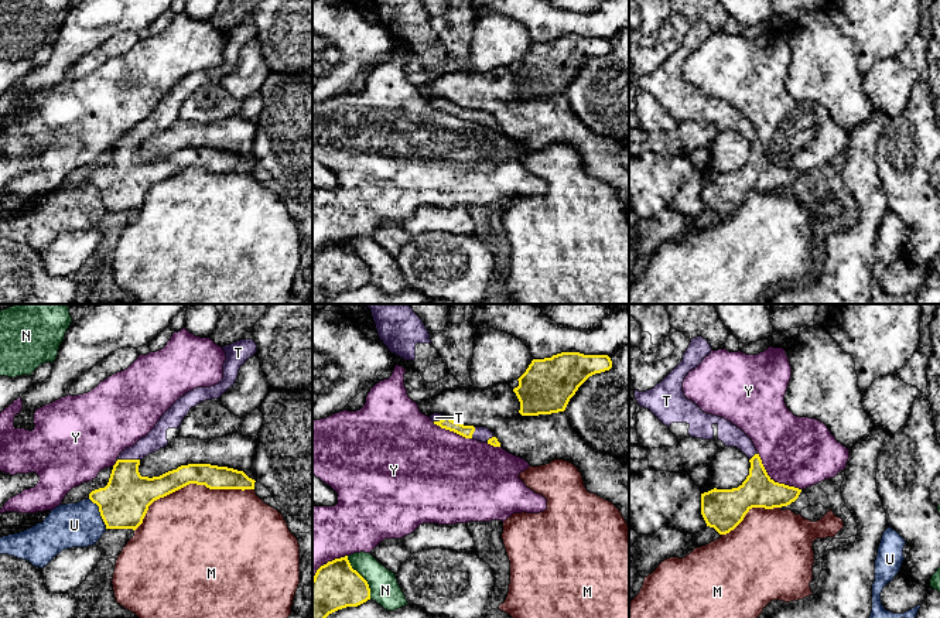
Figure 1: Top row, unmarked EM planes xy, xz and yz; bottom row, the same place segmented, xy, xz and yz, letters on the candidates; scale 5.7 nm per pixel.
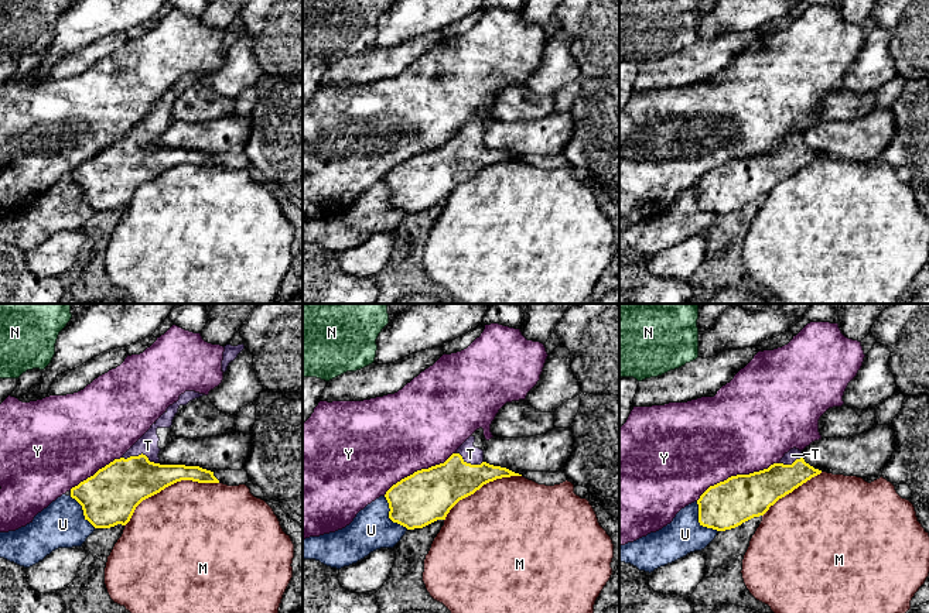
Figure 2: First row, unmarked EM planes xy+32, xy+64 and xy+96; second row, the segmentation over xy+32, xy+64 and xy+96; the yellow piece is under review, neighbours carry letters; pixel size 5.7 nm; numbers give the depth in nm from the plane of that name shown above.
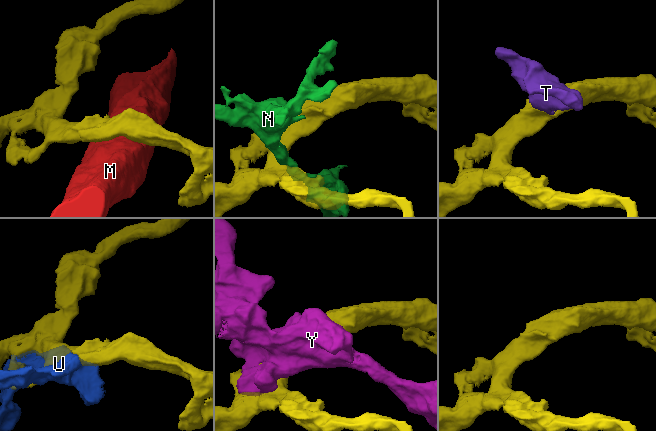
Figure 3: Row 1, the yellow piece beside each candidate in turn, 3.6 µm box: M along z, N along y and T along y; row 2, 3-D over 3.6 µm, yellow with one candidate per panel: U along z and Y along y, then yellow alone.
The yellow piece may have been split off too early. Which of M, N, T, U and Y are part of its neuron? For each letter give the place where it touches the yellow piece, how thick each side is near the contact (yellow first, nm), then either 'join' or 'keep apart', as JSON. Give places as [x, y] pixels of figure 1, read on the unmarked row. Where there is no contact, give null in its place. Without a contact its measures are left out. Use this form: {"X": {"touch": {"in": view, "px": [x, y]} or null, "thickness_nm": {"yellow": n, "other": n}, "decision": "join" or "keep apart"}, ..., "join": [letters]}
{"M": {"touch": {"in": "xy", "px": [188, 167]}, "thickness_nm": {"yellow": 150, "other": 460}, "decision": "keep apart"}, "N": {"touch": {"in": "xz", "px": [362, 260]}, "thickness_nm": {"yellow": 260, "other": 170}, "decision": "keep apart"}, "T": {"touch": {"in": "xy", "px": [129, 143]}, "thickness_nm": {"yellow": 280, "other": 110}, "decision": "join"}, "U": {"touch": {"in": "xy", "px": [99, 194]}, "thickness_nm": {"yellow": 280, "other": 260}, "decision": "keep apart"}, "Y": {"touch": {"in": "yz", "px": [772, 163]}, "thickness_nm": {"yellow": 190, "other": 400}, "decision": "keep apart"}, "join": ["T"]}

